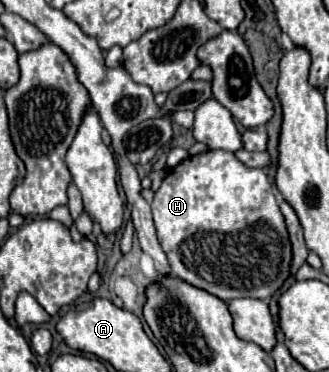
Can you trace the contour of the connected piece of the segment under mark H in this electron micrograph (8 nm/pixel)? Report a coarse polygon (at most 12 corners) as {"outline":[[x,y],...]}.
{"outline":[[192,155],[154,195],[172,273],[270,301],[292,245],[264,169]]}

